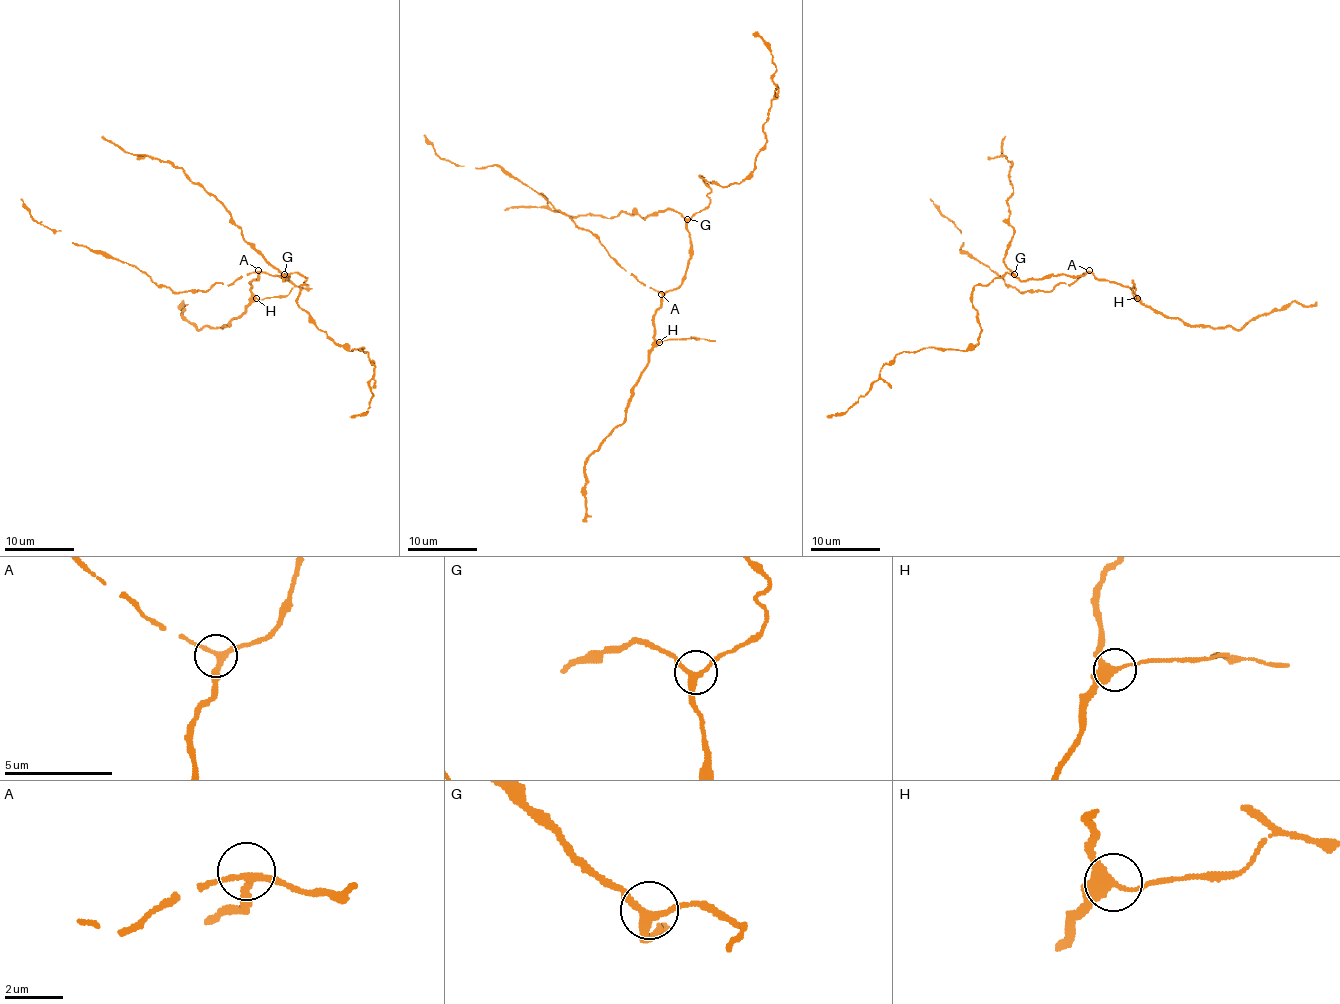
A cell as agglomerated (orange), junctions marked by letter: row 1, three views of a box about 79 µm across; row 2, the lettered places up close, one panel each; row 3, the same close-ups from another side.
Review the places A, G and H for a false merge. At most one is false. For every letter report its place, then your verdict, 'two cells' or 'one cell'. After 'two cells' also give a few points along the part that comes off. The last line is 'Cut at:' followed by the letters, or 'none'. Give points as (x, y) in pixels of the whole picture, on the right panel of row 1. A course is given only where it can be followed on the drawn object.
A: (1089, 270) | one cell
G: (1014, 274) | one cell
H: (1137, 298) | two cells
Cut at: H

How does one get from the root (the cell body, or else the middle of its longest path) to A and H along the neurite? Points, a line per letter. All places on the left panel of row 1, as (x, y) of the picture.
A: (288, 276), (270, 276), (258, 270)
H: (288, 276), (262, 272), (251, 283), (251, 291), (256, 298)

